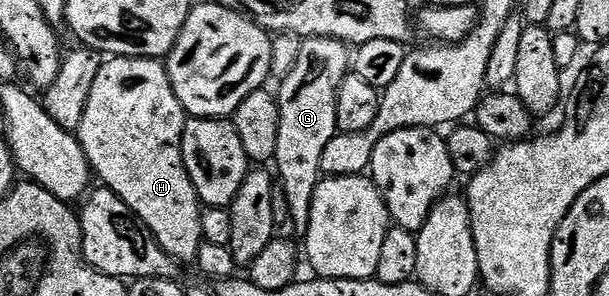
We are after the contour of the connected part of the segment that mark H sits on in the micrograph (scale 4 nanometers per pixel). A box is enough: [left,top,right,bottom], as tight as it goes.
[75,56,203,263]

